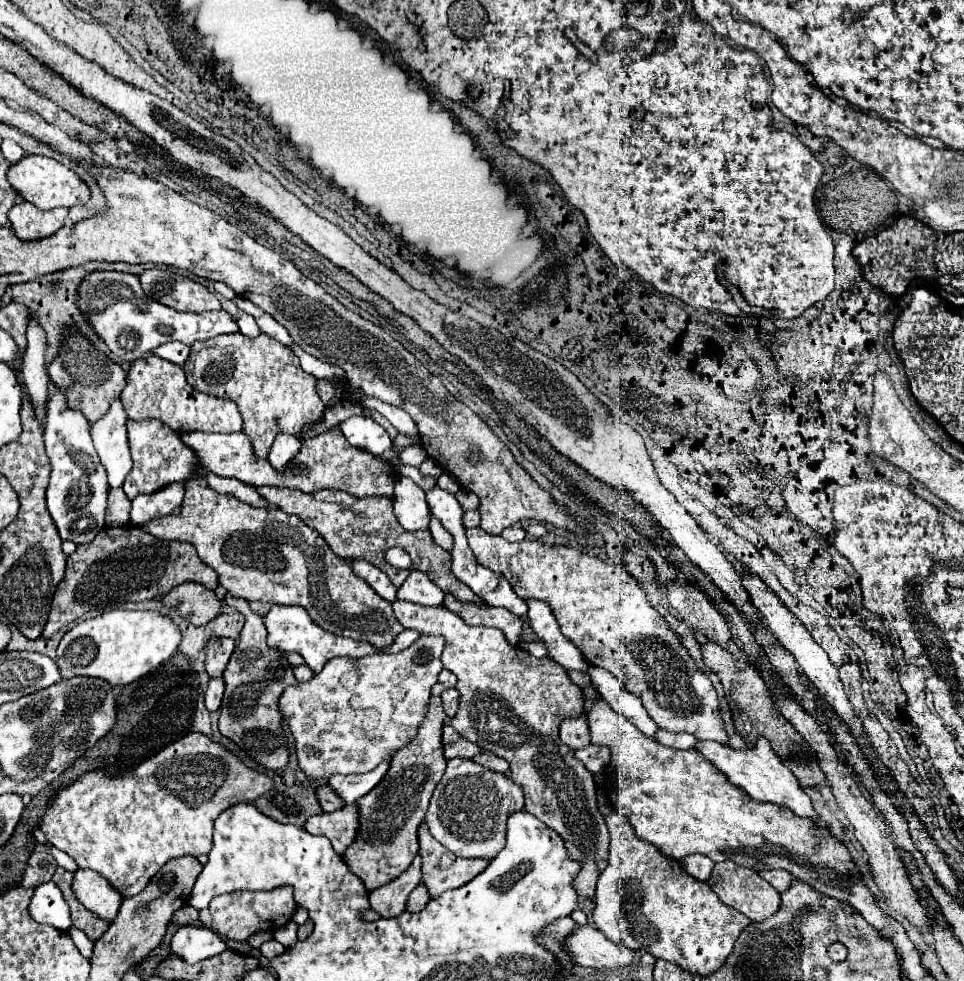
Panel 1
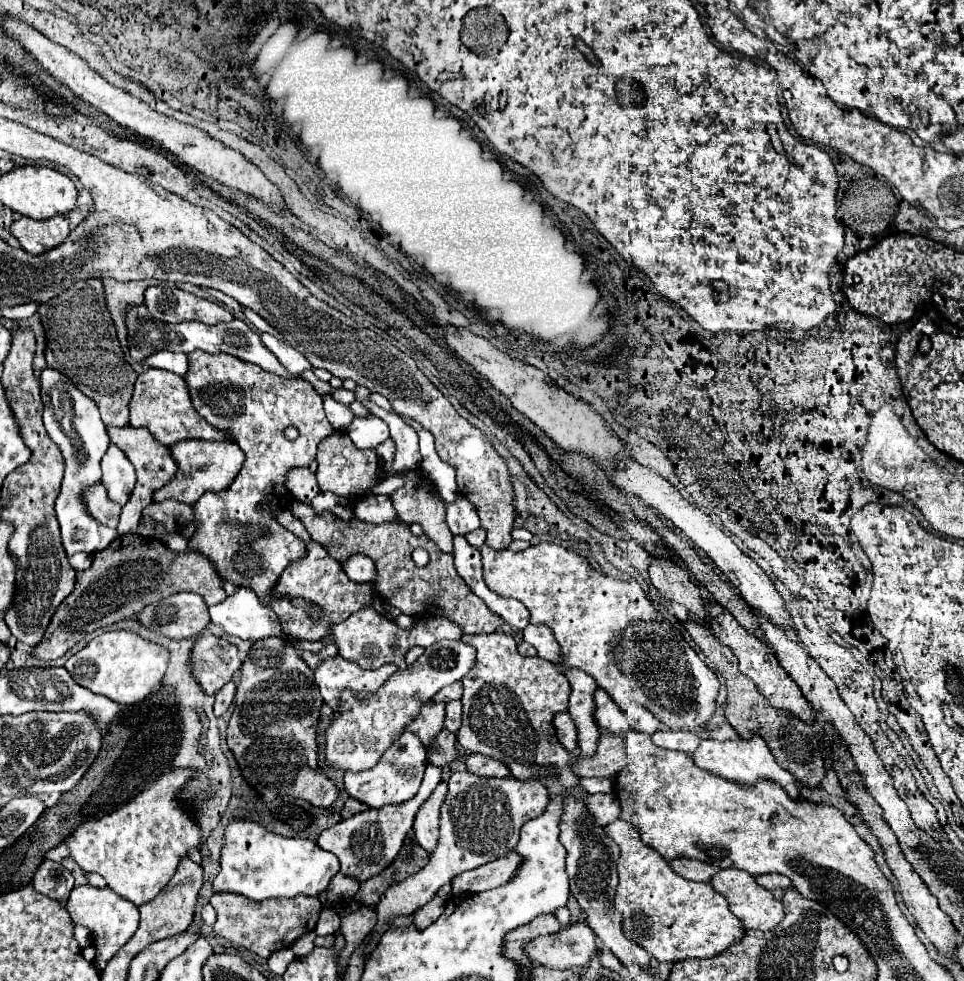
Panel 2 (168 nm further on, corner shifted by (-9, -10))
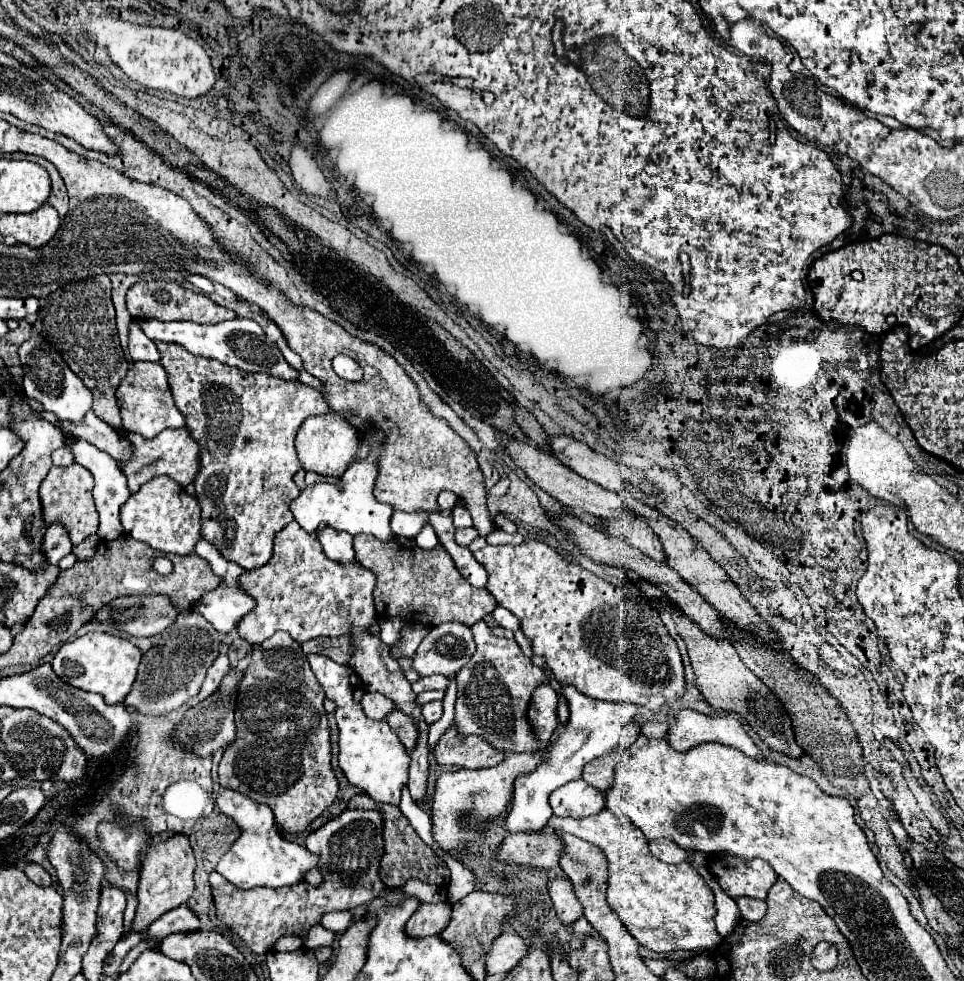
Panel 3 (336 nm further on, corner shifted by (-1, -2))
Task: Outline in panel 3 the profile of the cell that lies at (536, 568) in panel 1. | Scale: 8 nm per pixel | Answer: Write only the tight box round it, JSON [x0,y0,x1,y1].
[473,541,685,711]

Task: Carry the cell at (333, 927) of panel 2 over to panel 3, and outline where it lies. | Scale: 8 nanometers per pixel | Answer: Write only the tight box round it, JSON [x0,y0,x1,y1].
[321,911,355,933]

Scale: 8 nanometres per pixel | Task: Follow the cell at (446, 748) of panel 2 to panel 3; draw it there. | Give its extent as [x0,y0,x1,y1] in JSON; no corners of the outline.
[385,711,415,751]

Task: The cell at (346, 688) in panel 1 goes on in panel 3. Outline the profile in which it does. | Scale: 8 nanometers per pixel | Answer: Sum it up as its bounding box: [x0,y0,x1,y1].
[413,623,475,677]

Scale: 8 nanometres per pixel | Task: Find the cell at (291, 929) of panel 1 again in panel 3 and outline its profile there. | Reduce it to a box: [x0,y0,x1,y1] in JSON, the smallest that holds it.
[303,925,337,949]

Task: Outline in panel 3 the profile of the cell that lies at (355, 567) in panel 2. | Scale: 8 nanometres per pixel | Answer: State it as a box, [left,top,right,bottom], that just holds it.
[317,527,355,563]

